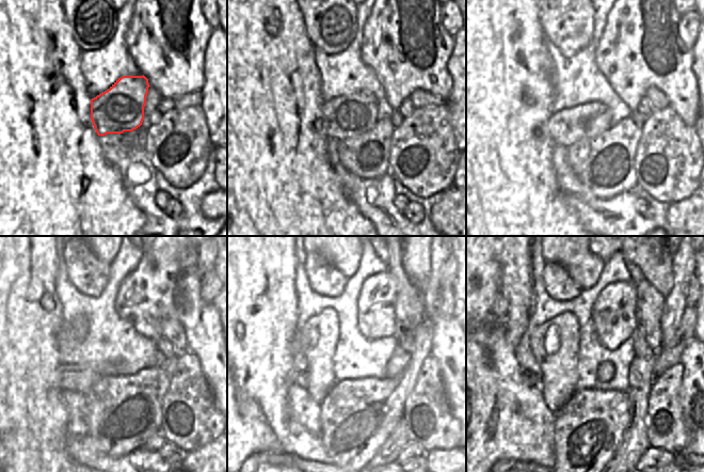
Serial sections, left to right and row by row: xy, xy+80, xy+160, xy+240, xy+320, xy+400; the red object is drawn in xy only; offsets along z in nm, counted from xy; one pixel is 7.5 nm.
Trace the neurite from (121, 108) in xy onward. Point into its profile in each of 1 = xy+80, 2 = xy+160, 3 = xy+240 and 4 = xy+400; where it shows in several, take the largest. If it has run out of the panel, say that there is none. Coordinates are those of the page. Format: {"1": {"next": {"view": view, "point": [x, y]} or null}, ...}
{"1": {"next": {"view": "xy+80", "point": [348, 115]}}, "2": {"next": {"view": "xy+160", "point": [570, 125]}}, "3": {"next": {"view": "xy+240", "point": [75, 377]}}, "4": {"next": {"view": "xy+400", "point": [528, 377]}}}

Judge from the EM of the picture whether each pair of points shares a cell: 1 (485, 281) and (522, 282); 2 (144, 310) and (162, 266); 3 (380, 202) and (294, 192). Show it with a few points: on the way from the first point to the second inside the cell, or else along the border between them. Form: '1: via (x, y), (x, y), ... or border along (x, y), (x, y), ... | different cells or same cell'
1: via (494, 281), (513, 282) | same cell
2: via (149, 299), (162, 284), (162, 277) | same cell
3: border along (337, 176), (344, 193), (365, 218) | different cells

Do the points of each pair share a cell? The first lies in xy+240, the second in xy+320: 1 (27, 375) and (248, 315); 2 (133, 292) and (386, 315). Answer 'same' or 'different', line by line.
1: same
2: same

